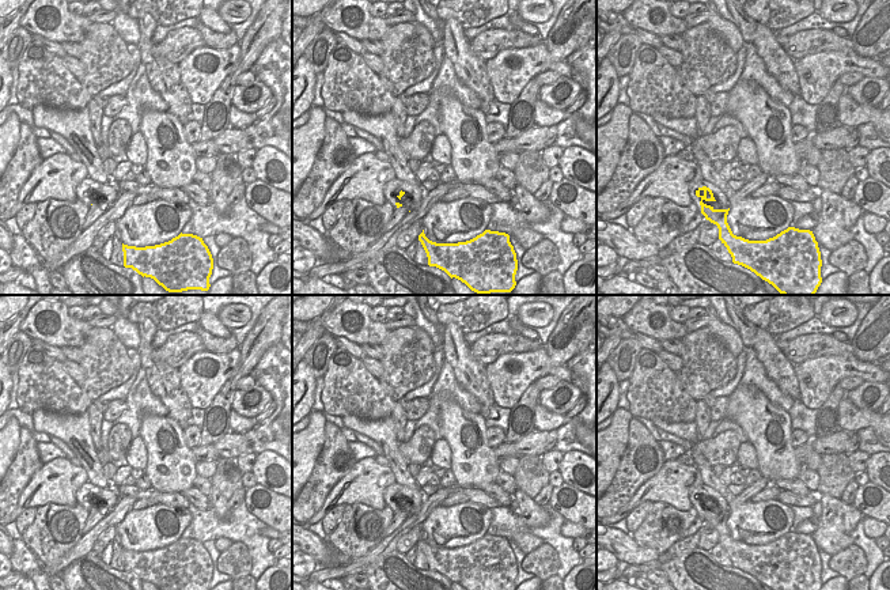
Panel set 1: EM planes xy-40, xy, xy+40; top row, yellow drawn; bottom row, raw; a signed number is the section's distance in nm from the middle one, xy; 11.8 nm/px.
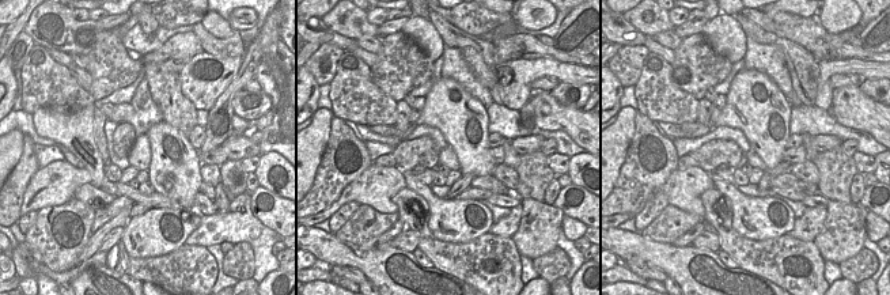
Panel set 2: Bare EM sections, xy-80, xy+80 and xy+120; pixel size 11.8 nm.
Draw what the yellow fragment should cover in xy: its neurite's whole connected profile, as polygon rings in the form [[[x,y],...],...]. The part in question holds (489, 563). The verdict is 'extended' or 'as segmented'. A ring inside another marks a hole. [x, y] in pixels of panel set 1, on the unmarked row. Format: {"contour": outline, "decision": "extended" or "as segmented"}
{"contour": [[[423,534],[419,545],[427,557],[428,570],[444,575],[451,583],[455,582],[466,590],[516,590],[516,557],[505,537],[485,534],[466,546],[436,548],[429,545]]], "decision": "as segmented"}

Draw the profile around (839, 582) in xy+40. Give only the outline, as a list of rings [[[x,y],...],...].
[[[838,575],[822,585],[821,590],[848,590],[848,580]]]

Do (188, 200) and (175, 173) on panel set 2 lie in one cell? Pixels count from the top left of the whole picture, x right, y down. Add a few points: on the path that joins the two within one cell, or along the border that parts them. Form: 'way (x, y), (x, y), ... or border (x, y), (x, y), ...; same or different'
way (184, 193), (182, 180); same

